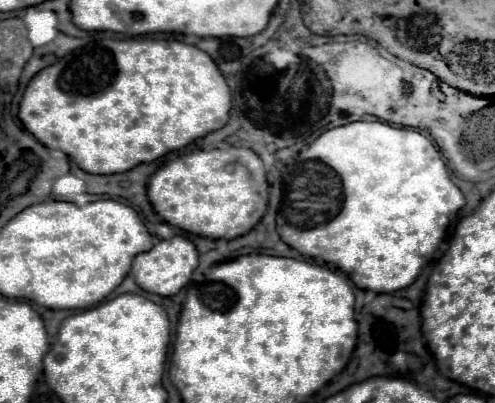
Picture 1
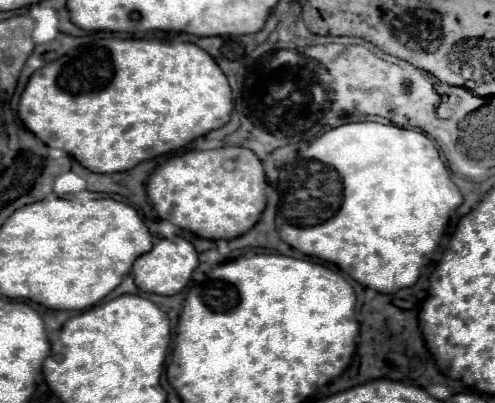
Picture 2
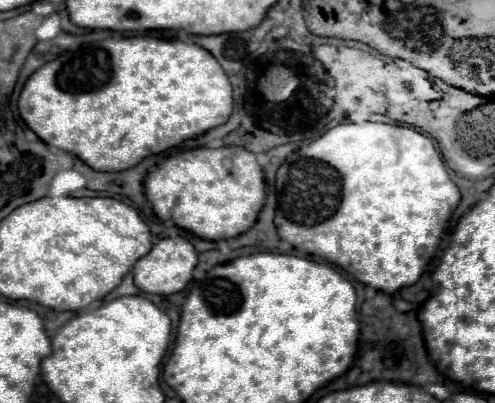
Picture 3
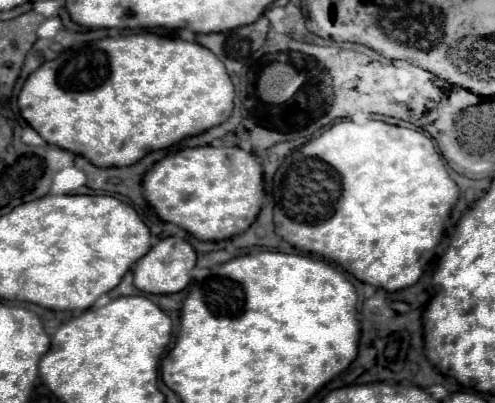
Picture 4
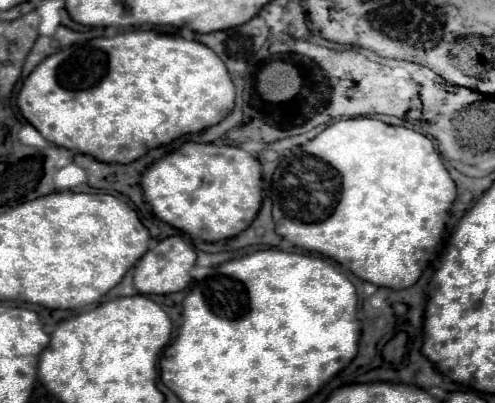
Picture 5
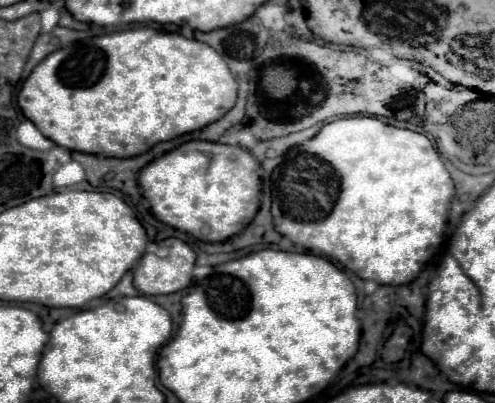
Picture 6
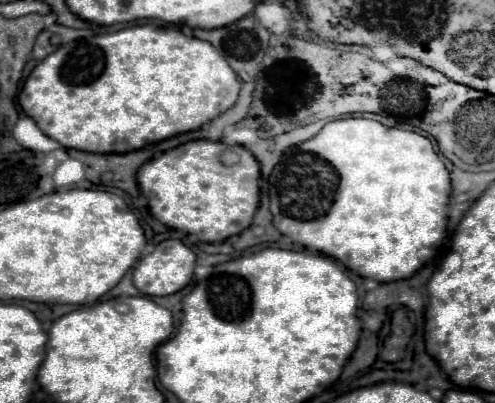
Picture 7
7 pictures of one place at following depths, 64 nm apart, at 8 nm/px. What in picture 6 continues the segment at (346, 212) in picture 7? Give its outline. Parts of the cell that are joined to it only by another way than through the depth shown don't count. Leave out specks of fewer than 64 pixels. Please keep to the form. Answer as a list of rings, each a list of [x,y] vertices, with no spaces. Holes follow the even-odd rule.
[[[372,116],[326,124],[312,140],[292,148],[272,172],[274,228],[294,244],[338,260],[356,276],[386,286],[414,282],[422,268],[438,257],[446,242],[444,230],[452,198],[452,178],[432,142],[424,134],[388,126]]]

